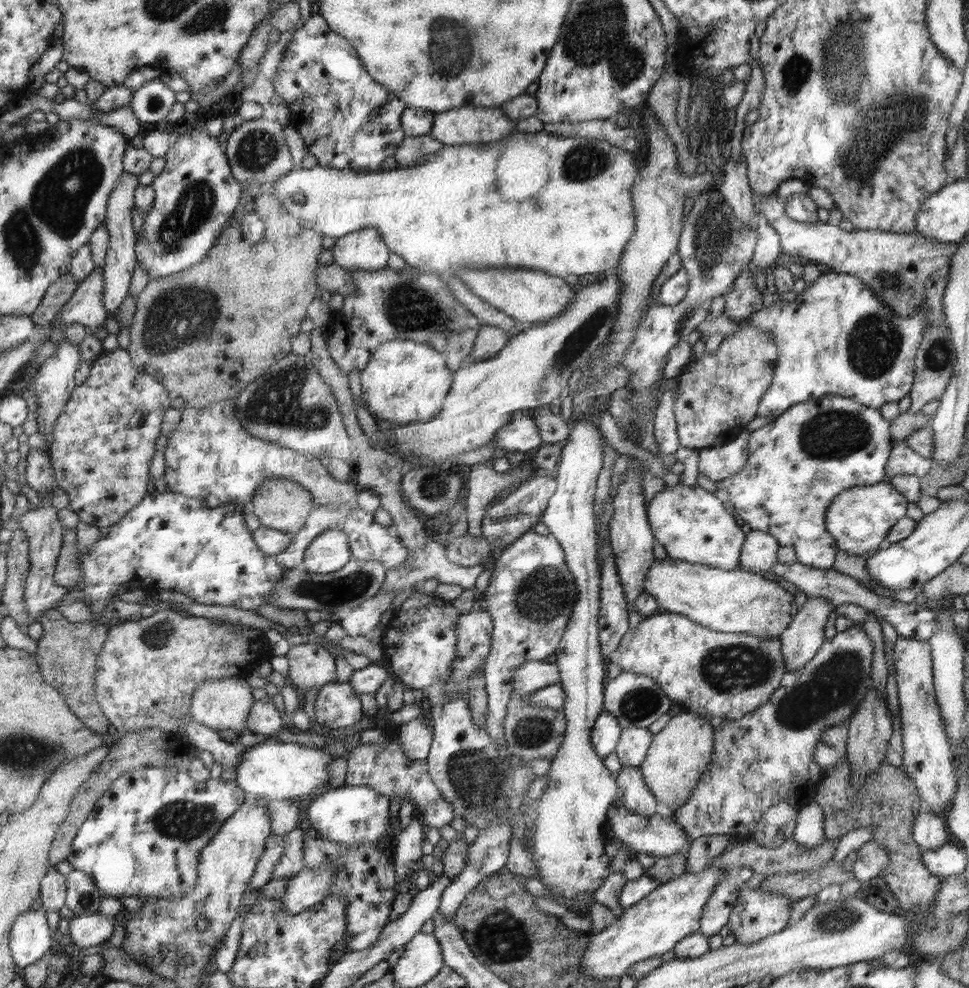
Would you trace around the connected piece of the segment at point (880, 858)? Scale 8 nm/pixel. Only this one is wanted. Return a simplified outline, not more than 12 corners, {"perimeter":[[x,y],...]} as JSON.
{"perimeter":[[870,840],[856,852],[852,870],[864,883],[879,876],[890,858]]}

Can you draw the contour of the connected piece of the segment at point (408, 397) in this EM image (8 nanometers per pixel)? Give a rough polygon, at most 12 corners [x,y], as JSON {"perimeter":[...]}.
{"perimeter":[[390,340],[360,374],[362,404],[393,426],[443,410],[440,352]]}

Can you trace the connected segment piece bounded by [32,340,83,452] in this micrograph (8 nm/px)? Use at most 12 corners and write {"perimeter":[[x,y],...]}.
{"perimeter":[[63,340],[32,380],[38,431],[50,452],[77,384],[80,347]]}

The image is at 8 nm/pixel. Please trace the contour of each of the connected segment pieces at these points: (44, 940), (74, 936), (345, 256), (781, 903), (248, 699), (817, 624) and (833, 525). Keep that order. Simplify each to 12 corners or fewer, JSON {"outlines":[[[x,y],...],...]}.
{"outlines":[[[33,909],[12,927],[12,952],[23,969],[52,948],[46,916]],[[122,915],[75,916],[69,937],[81,949],[114,934]],[[378,229],[335,241],[333,260],[351,273],[388,267],[391,250]],[[739,887],[729,916],[736,942],[754,944],[788,926],[796,900]],[[245,678],[208,679],[191,719],[241,733],[255,701]],[[807,597],[780,635],[788,672],[802,669],[824,644],[834,605]],[[890,480],[852,487],[827,509],[839,550],[883,546],[906,516]]]}

